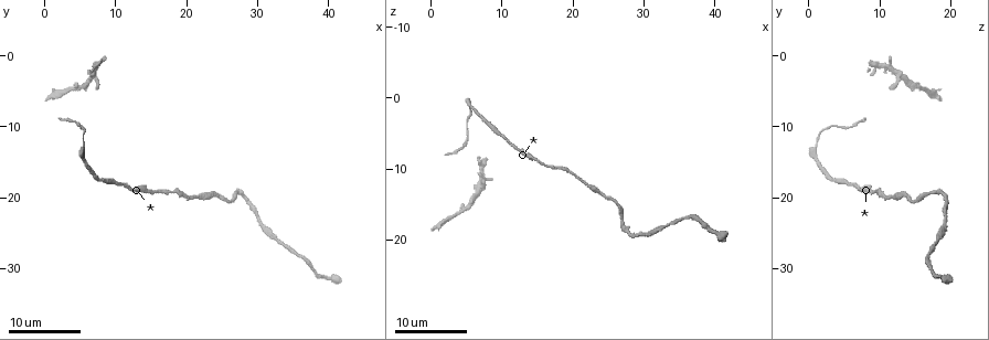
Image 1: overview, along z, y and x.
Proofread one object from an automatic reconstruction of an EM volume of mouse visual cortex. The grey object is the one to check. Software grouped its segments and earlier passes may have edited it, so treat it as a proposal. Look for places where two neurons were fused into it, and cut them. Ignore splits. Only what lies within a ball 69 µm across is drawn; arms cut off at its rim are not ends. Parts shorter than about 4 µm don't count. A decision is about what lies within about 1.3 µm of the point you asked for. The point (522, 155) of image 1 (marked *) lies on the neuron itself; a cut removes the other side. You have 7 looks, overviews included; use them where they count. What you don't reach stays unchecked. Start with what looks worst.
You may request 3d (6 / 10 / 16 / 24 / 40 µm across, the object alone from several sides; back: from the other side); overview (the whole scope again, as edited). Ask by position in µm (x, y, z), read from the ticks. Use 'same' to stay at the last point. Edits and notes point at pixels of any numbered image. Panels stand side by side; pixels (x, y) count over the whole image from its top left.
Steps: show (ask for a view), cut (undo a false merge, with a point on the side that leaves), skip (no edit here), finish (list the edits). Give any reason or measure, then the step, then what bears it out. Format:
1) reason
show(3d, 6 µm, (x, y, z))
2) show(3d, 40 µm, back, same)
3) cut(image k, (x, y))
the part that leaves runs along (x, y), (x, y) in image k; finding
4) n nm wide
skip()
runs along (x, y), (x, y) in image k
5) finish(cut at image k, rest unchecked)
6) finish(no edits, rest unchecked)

thick turns thin
show(3d, 24 µm, (40.0, 31.0, 18.5))

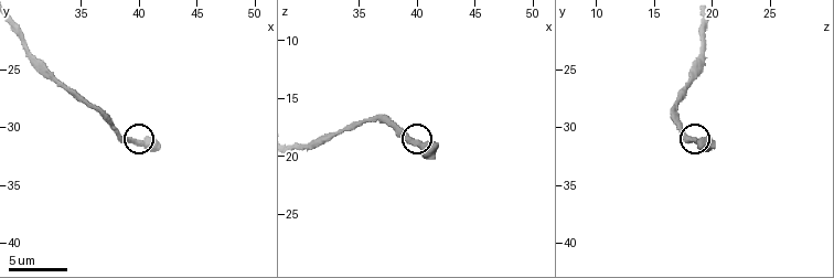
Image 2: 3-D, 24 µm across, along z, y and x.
show(3d, 10 µm, (39.6, 31.2, 19.0))

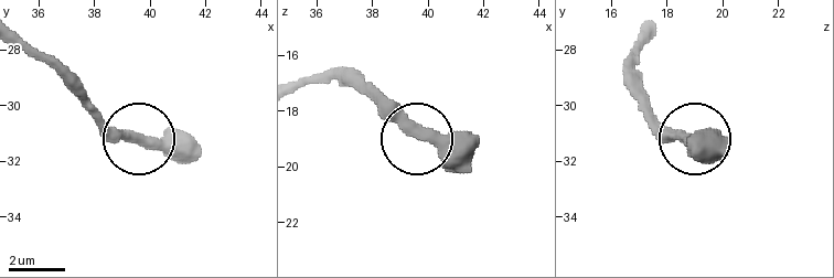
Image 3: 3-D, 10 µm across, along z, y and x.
400 nm wide
skip()
one neuron here

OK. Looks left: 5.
thick turns thin
show(3d, 10 µm, (32.2, 25.6, 18.4))

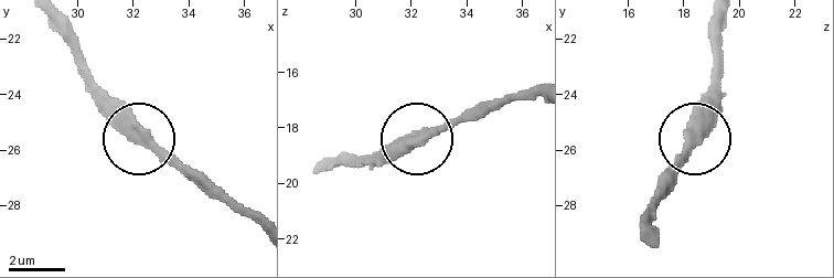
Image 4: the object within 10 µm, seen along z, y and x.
show(3d, 10 µm, back, (32.3, 25.4, 18.5))

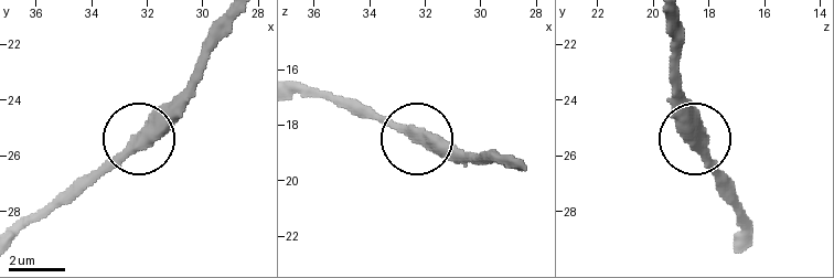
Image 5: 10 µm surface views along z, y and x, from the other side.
skip()
runs along (231, 23), (200, 73), (96, 178) in image 5; continuous, no second neuron

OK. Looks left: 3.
calibre changes
show(3d, 24 µm, (21.5, 19.5, 12.0))

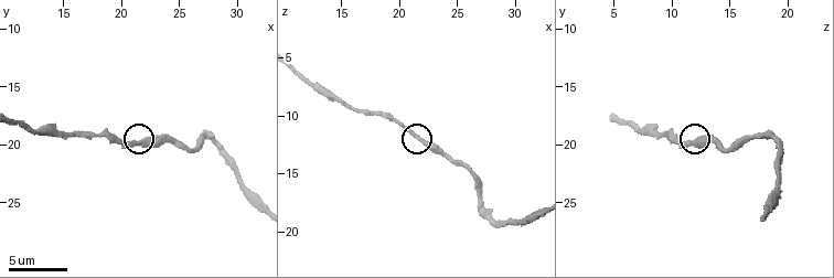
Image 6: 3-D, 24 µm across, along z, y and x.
closer look
show(3d, 6 µm, (21.4, 19.8, 11.8))

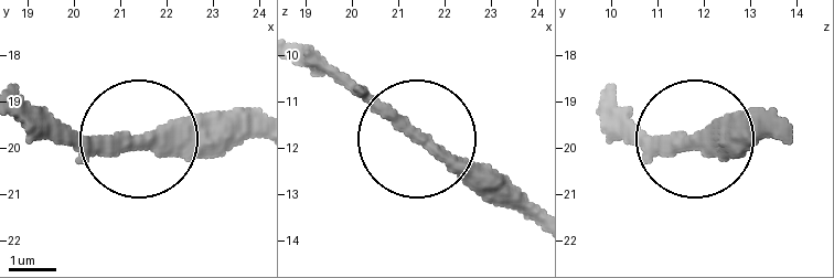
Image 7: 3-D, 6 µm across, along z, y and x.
show(3d, 6 µm, back, (21.30, 19.90, 11.65))

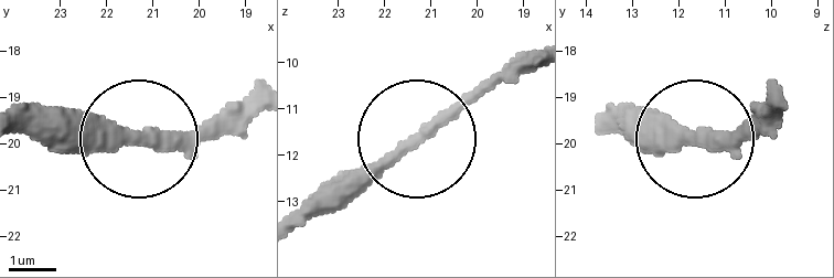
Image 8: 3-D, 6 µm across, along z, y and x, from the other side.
skip()
runs along (786, 106), (691, 141), (628, 141) in image 8; one neuron here

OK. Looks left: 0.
finish(no edits, rest unchecked)

